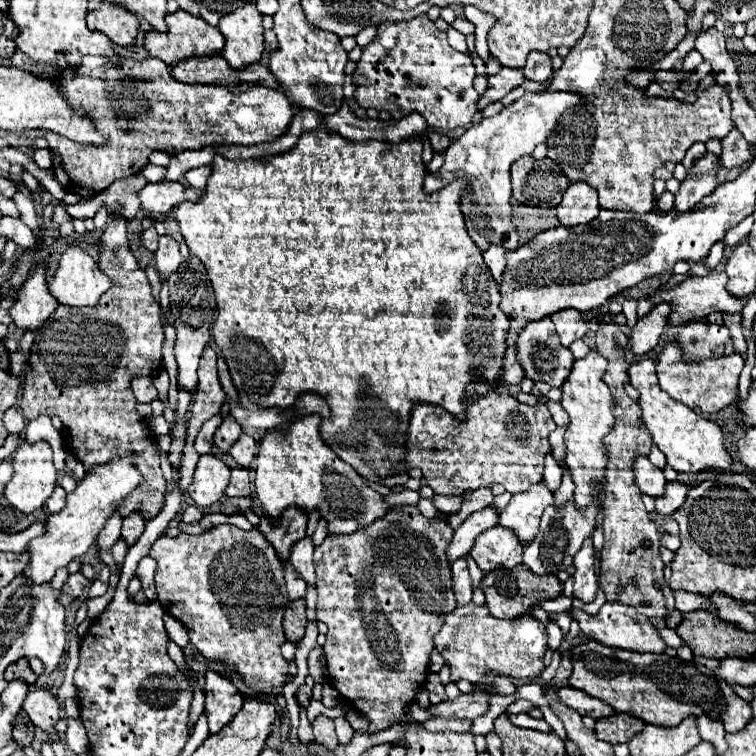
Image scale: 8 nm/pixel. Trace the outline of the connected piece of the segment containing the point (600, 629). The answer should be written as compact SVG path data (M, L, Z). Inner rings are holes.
M604 603L598 615L590 617L582 609L572 609L574 619L580 623L580 629L584 635L590 635L594 641L606 645L606 647L616 647L616 649L628 649L634 653L664 653L666 643L660 639L656 627L648 621L648 617L640 615L634 607L622 605L622 603Z

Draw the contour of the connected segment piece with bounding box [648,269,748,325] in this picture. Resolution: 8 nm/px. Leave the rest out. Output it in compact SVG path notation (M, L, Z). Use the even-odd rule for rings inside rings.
M712 271L708 273L706 277L692 277L692 279L686 279L682 283L678 283L676 287L670 287L666 291L656 291L656 293L650 293L650 301L652 305L658 305L658 303L668 303L672 307L670 315L668 315L668 323L670 325L682 325L682 323L690 323L690 321L706 321L706 315L710 315L712 311L730 311L730 313L738 313L742 311L744 303L748 301L746 297L744 299L738 299L734 295L730 295L726 291L726 281L728 281L728 275L724 271Z

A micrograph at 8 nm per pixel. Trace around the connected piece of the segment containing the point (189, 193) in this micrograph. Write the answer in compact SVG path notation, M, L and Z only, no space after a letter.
M168 181L168 183L148 183L138 193L142 207L152 215L164 215L178 207L182 201L200 201L200 191L196 191L190 185L184 185L180 181Z

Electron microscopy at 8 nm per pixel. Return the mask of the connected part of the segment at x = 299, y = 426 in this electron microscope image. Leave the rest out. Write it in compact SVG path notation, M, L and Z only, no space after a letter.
M304 415L286 429L268 431L260 443L260 453L254 461L256 467L256 495L272 525L280 523L282 511L298 507L302 511L320 511L320 519L328 521L328 535L348 535L384 517L394 507L376 493L350 465L328 449L320 437L320 415Z

